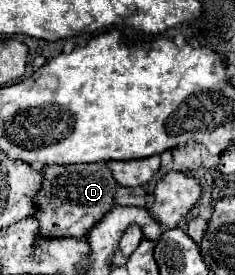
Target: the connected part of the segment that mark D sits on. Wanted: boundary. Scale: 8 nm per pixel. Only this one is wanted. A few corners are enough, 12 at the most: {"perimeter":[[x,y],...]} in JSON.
{"perimeter":[[106,162],[46,166],[40,232],[86,236],[114,206]]}

